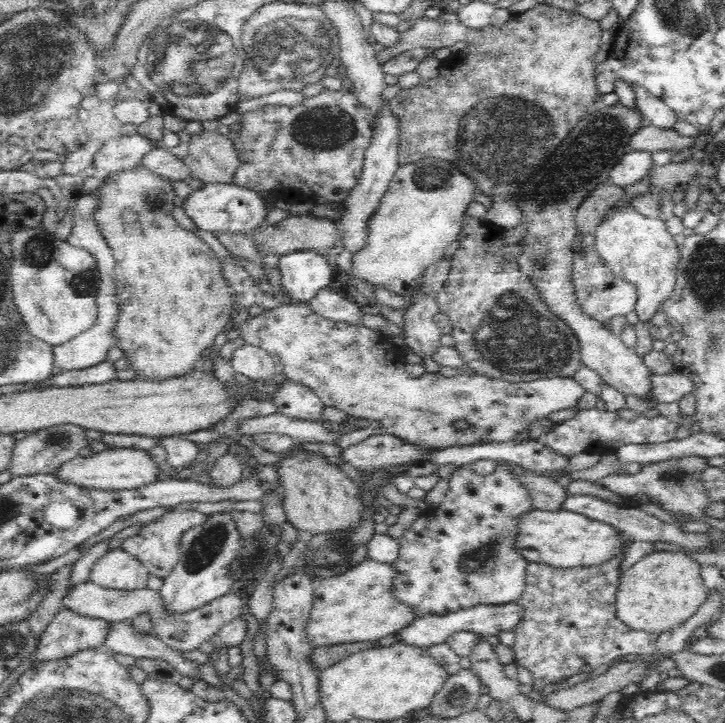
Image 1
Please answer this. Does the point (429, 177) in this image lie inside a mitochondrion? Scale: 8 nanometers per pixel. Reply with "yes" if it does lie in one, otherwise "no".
yes

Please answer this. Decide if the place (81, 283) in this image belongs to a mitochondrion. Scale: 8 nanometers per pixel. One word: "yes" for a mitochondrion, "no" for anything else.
yes

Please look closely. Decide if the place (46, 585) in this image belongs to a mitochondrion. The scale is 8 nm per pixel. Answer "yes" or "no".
no

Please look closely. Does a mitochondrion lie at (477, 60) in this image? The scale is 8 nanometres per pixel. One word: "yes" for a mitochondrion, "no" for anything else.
no

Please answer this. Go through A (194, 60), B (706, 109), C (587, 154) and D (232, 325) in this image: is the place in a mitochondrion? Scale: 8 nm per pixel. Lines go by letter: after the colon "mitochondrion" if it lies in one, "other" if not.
A: mitochondrion
B: other
C: mitochondrion
D: other

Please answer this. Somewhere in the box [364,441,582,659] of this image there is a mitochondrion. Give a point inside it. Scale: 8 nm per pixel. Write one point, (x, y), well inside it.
(471, 561)

